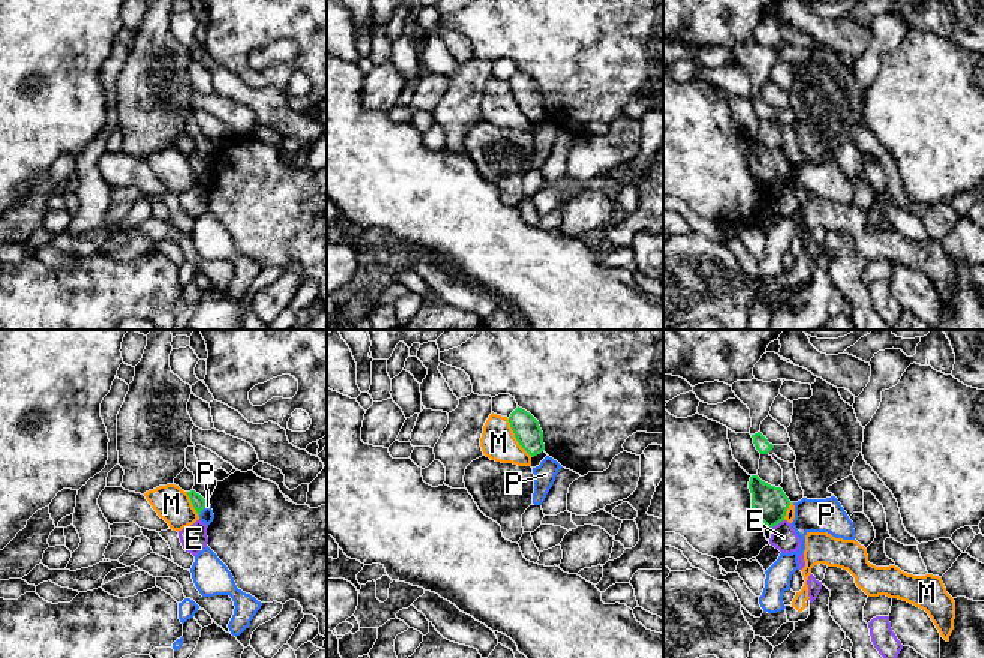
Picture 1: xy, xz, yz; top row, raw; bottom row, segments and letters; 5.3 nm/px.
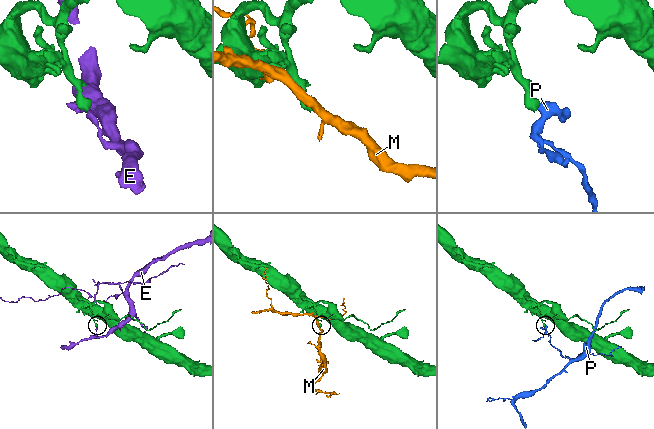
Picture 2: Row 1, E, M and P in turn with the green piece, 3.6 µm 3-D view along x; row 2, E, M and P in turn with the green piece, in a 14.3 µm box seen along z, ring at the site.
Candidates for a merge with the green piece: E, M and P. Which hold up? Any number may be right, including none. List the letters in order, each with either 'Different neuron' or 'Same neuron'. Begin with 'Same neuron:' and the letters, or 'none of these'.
Same neuron: none of these
E: Different neuron
M: Different neuron
P: Different neuron

